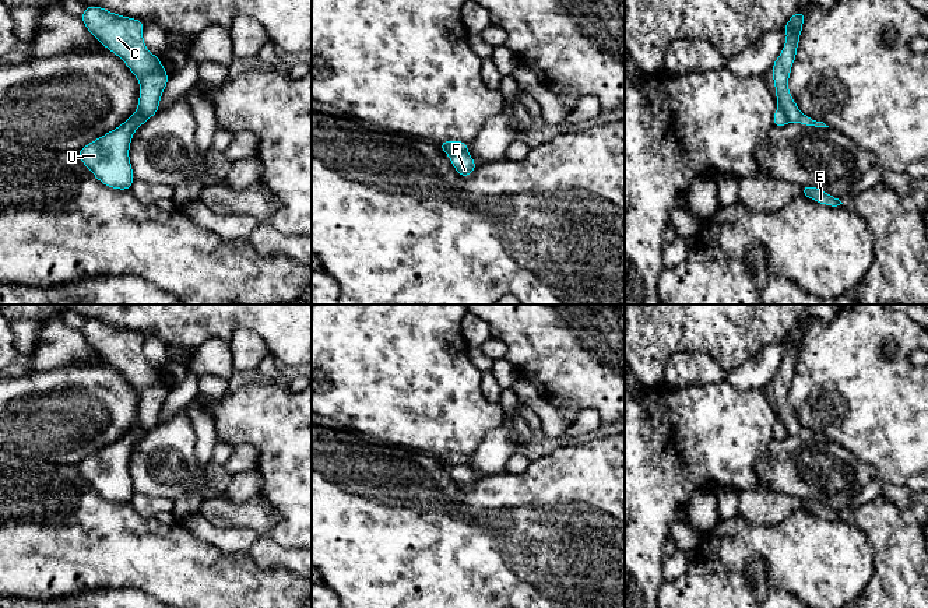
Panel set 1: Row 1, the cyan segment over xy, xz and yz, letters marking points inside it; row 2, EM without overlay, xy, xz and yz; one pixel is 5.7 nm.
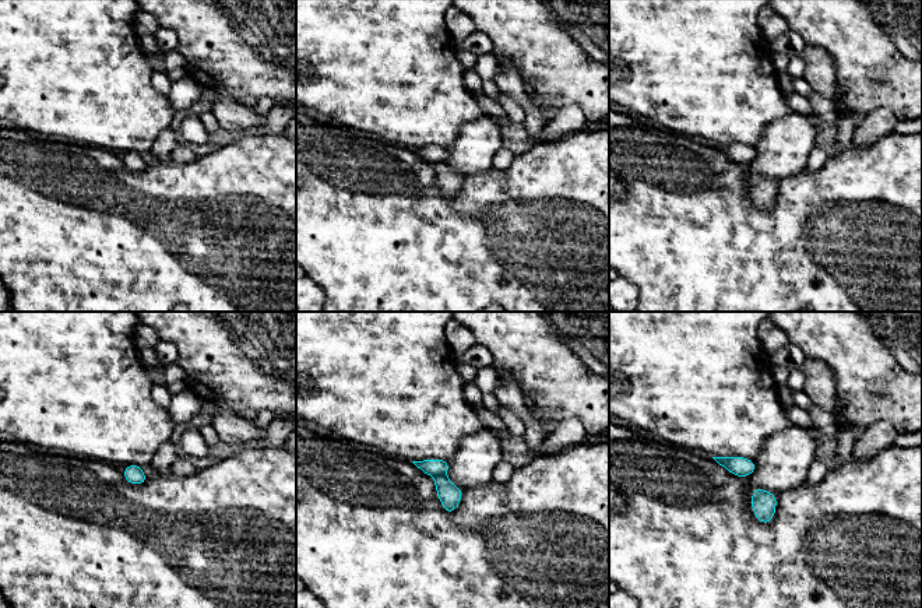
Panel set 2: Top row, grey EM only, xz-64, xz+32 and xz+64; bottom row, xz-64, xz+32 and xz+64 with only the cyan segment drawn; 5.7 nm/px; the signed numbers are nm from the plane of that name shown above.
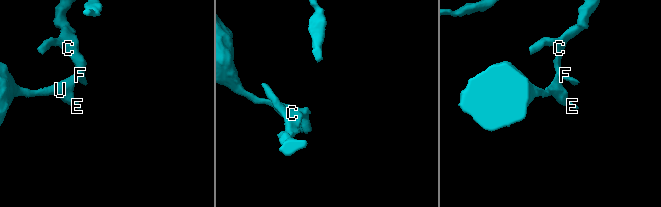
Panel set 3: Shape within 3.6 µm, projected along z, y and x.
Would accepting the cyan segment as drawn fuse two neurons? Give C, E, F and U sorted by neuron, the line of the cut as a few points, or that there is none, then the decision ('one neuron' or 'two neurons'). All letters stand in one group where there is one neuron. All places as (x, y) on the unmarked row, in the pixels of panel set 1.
C F / E U; cut in xz along (467, 463), (459, 463), (449, 468); two neurons

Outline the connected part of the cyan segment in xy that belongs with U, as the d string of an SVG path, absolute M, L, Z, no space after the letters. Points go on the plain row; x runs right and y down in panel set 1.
M134 425L117 442L82 460L77 468L80 474L105 499L117 503L130 503L134 495L129 471L130 456L134 444L148 430Z

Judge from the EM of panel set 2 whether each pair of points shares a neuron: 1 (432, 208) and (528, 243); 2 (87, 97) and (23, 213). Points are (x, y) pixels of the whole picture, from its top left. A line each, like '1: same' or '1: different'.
1: same
2: different

